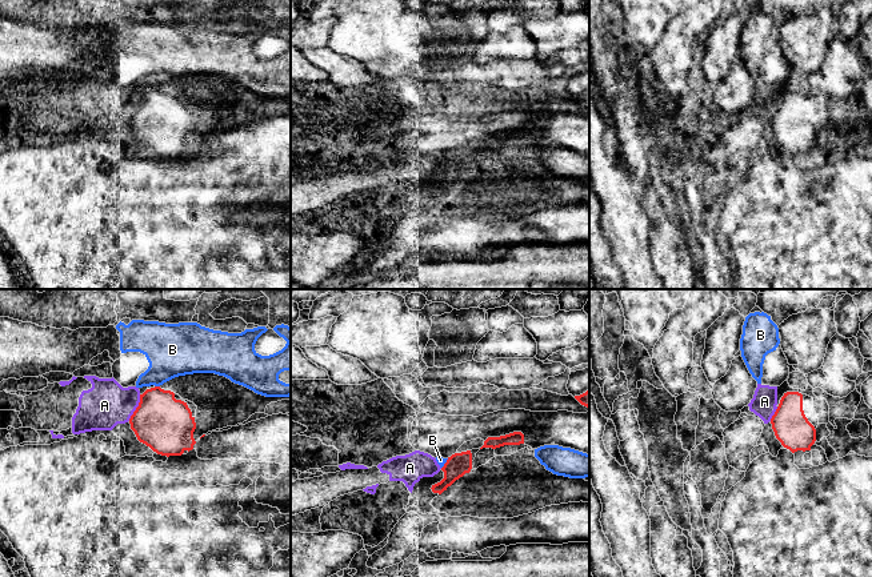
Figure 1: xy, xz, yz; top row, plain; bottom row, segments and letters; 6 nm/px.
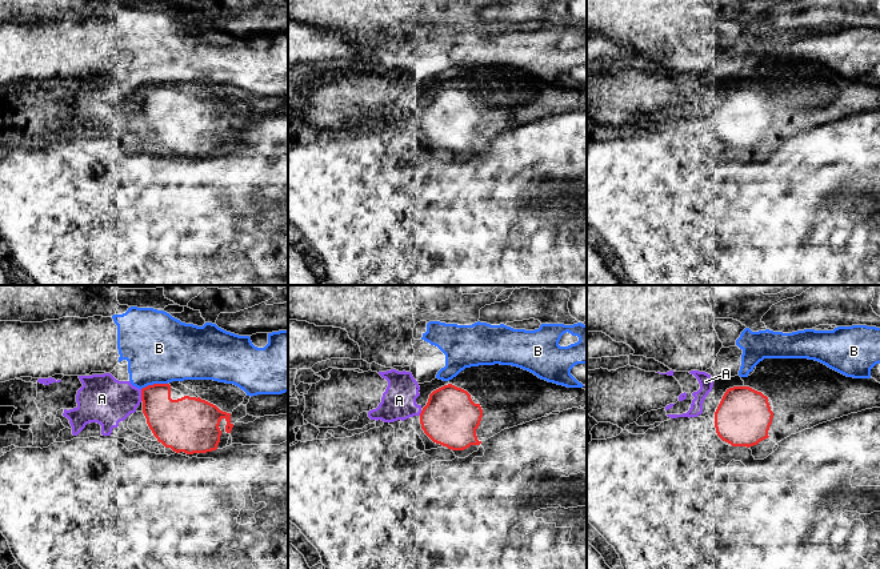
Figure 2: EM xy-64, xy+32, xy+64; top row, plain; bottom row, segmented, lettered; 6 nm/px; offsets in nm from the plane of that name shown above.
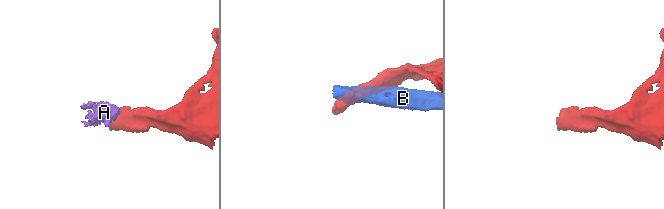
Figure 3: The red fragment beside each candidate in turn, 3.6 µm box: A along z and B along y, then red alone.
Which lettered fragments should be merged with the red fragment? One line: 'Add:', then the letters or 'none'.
Add: none

